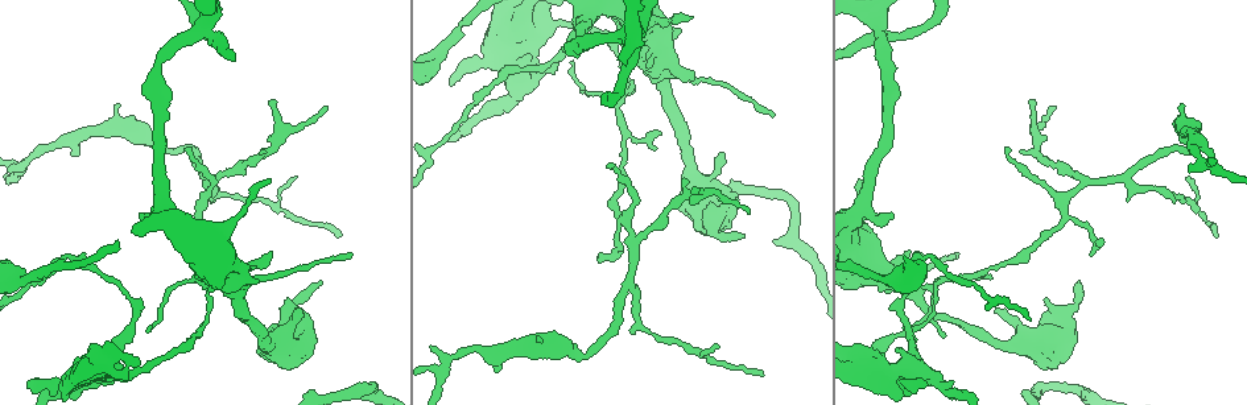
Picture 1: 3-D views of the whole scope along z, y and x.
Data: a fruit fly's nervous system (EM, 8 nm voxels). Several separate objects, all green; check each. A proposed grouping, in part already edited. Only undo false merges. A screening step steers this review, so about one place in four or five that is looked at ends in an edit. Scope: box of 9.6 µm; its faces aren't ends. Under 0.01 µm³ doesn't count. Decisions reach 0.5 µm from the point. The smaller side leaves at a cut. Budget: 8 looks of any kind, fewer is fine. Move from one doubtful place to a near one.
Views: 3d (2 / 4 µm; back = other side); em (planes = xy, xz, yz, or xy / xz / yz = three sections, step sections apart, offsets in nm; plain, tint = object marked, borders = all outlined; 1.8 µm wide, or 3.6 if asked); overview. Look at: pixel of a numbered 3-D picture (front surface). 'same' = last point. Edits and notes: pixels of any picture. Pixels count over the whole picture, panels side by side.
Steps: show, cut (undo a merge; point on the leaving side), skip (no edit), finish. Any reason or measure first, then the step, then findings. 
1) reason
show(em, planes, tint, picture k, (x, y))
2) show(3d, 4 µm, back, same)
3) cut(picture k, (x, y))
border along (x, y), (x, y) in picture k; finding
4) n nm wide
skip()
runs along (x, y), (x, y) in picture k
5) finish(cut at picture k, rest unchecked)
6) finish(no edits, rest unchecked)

abrupt turn
show(3d, 4 µm, picture 1, (703, 200))

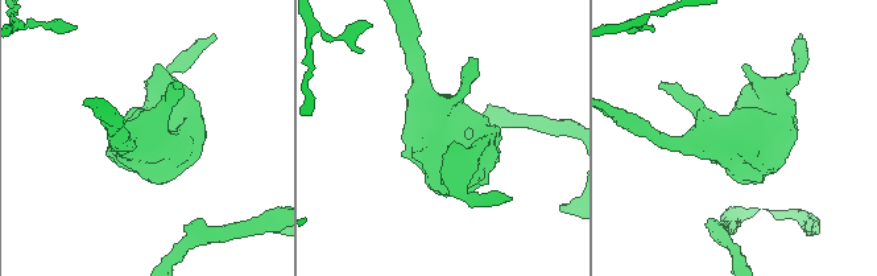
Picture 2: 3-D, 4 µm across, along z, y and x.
shape alone is not enough
show(em, 3.6 µm, planes, plain, picture 2, (436, 133))

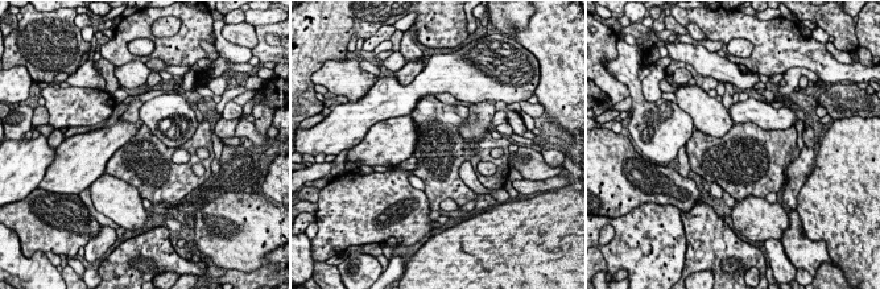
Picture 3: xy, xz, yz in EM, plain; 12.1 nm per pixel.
where the object lies
show(em, 3.6 µm, planes, tint, same)

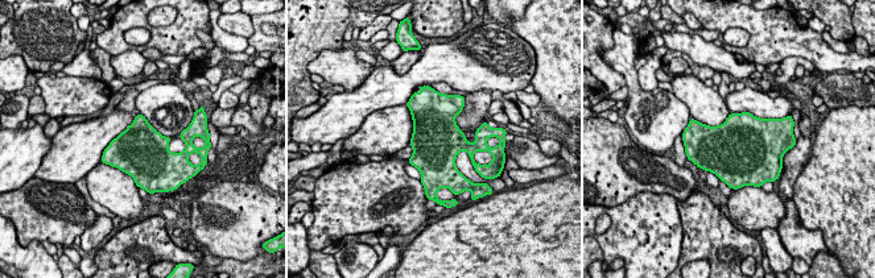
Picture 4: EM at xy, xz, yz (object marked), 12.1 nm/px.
skip()
continuous, no second neuron

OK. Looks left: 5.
four-way junction
show(3d, 2 µm, picture 1, (1067, 221))

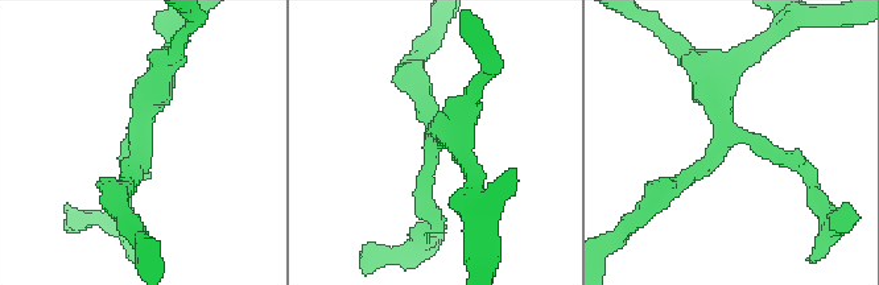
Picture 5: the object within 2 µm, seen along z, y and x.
4 arms
show(em, yz, step 8, plain, picture 5, (432, 141))

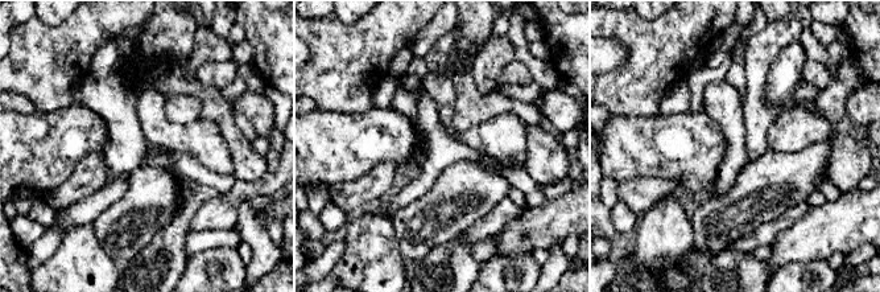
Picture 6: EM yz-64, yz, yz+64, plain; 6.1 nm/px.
show(em, yz, step 8, tint, same)

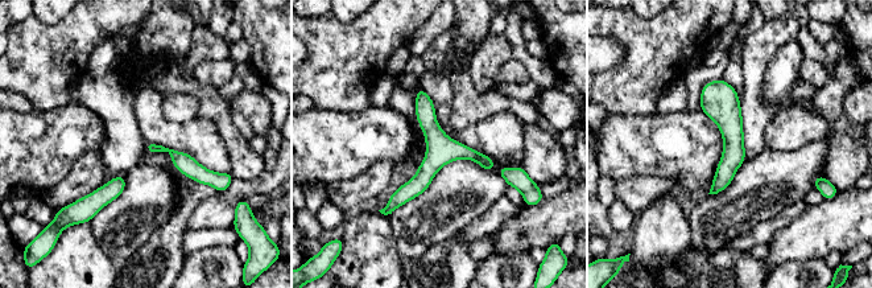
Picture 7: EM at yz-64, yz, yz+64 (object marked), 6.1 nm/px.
skip()
runs along (421, 93), (433, 161), (389, 208) in picture 7; one neuron here

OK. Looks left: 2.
thin arm on a thick one
show(em, xz, step 4, tint, picture 1, (659, 70))

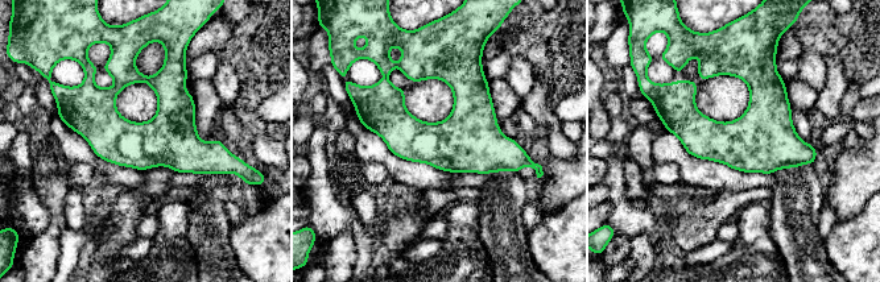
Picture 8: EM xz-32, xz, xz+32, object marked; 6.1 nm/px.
skip()
runs along (69, 121), (223, 150) in picture 8; continuous, no second neuron

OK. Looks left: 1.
finish(no edits, rest unchecked)

